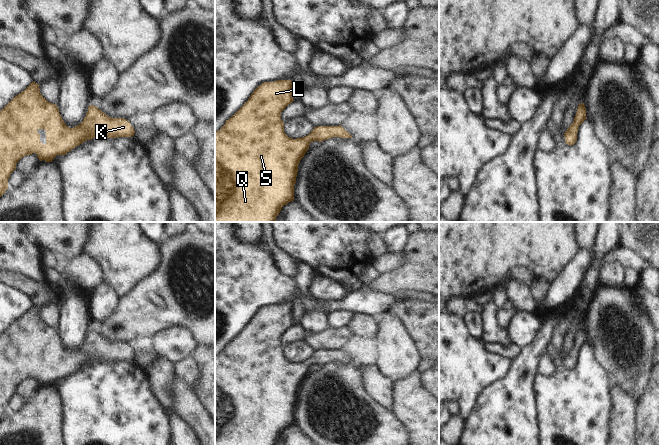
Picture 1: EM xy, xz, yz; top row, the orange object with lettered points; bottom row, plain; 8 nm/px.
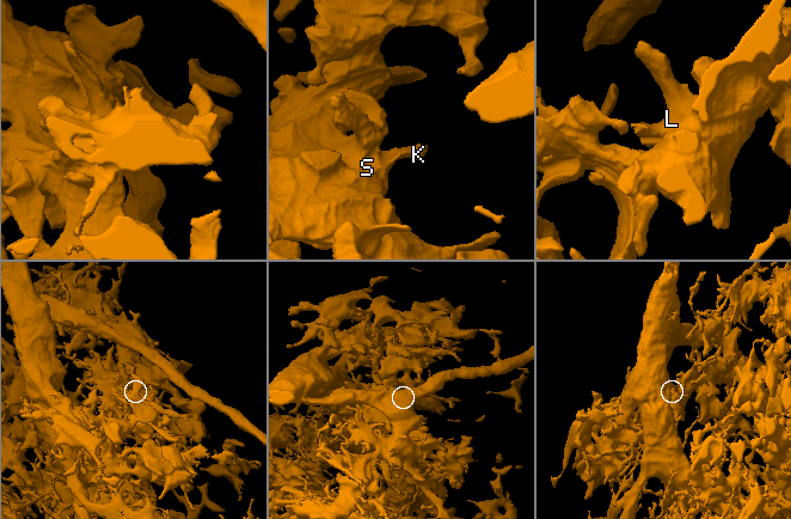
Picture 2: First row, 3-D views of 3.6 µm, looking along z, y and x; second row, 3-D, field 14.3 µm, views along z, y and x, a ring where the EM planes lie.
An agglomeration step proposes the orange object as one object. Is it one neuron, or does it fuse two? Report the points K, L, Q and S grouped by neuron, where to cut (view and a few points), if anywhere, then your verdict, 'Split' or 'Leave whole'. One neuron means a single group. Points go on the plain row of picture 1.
Groups: K L Q S. No split. Leave whole.

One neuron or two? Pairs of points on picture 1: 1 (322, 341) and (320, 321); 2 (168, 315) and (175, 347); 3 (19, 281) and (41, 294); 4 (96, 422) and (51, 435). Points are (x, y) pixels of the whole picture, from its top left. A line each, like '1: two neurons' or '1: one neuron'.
1: two neurons
2: two neurons
3: one neuron
4: two neurons

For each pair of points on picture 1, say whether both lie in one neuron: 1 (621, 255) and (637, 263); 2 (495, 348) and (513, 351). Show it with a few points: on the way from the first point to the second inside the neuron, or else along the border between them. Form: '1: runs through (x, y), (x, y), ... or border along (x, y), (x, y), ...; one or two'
1: runs through (625, 257), (633, 260); one
2: runs through (499, 350), (509, 351); one

